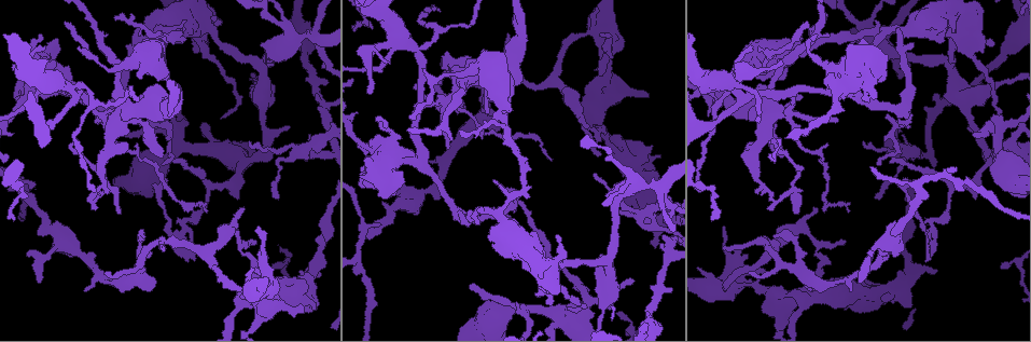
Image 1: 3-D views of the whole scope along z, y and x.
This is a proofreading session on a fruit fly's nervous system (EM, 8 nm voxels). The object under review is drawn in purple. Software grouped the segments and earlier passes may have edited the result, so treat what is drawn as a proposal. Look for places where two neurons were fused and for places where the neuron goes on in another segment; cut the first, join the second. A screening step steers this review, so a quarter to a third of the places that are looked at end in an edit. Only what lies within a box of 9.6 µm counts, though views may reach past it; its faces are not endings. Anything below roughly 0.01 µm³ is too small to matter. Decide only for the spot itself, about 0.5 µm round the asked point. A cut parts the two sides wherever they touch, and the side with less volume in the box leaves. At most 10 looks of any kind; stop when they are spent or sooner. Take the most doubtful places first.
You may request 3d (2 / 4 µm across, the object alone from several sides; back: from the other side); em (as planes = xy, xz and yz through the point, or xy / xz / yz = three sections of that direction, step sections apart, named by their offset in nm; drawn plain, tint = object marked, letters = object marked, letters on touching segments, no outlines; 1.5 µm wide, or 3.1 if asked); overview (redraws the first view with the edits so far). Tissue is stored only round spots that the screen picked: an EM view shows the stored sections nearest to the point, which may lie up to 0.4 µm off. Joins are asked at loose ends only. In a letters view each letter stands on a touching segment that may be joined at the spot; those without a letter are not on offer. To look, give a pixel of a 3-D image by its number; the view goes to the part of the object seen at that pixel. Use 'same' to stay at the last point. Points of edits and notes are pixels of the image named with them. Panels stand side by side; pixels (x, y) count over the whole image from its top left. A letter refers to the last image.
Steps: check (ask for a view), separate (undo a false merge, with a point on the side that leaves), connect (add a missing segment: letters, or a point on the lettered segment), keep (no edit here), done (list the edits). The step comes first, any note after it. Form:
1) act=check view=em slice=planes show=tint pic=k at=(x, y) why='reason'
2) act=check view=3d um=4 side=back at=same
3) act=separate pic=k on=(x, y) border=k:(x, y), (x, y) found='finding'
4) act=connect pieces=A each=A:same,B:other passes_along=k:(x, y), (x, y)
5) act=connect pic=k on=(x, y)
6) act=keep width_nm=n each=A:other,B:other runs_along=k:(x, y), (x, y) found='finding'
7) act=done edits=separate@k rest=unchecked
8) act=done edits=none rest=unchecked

act=check view=em slice=planes show=tint pic=1 at=(610, 279) why='a fork'

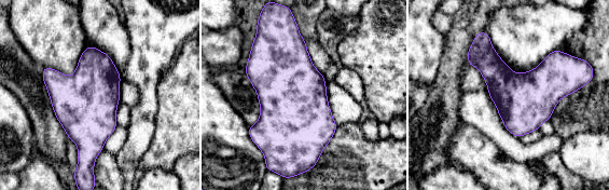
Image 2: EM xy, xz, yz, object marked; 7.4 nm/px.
act=check view=em slice=planes show=letters at=same

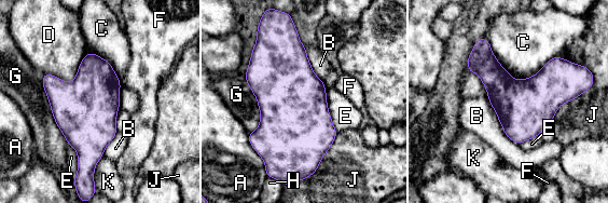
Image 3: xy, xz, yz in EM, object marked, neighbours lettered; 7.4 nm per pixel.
act=keep width_nm=420 each=A:other,B:other,C:other,D:other,E:other,F:other,G:other,H:other,J:other,K:other border=3:(326, 88), (327, 108), (337, 132) found='continuous, no second neuron'

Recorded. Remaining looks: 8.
act=check view=em slice=planes show=tint pic=1 at=(758, 180) why='calibre changes'

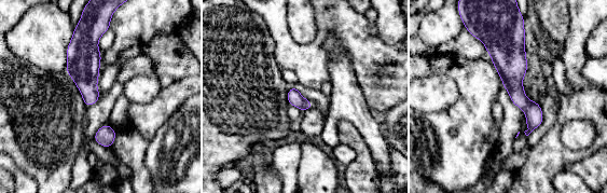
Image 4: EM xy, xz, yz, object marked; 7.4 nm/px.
act=check view=em slice=planes show=letters at=same

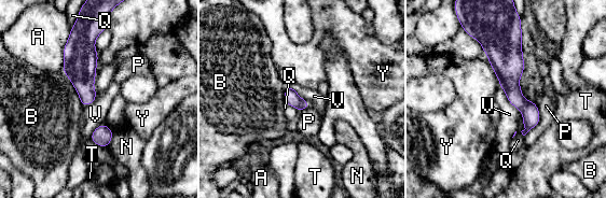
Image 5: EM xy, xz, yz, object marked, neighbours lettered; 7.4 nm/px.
act=keep width_nm=110 each=A:other,B:other,N:other,P:other,Q:other,T:other,V:other,Y:other runs_along=5:(515, 32), (511, 87), (527, 127) found='all the same neuron'

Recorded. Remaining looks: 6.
act=check view=em slice=planes show=letters pic=1 at=(416, 102) why='two arms in line, one across'

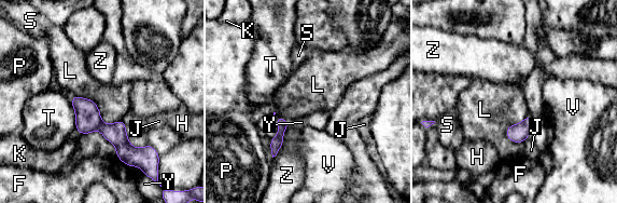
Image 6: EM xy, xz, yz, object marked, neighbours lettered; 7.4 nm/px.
act=keep width_nm=50 each=F:other,H:other,J:other,K:other,L:other,P:other,S:other,T:other,V:other,Y:other,Z:other runs_along=6:(73, 98), (123, 144) found='continuous, no second neuron'

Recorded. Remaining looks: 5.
act=check view=3d um=4 pic=1 at=(908, 179) why='tapers out'

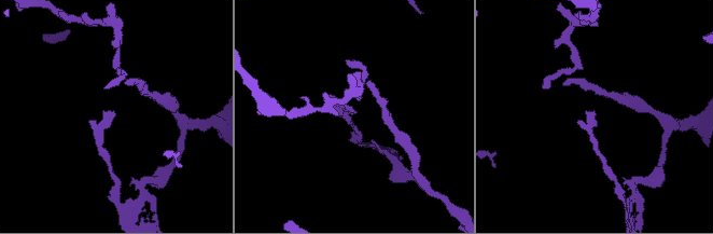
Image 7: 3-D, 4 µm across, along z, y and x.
act=check view=em slice=xy step=8 show=tint pic=7 at=(113, 113) why='shape alone is not enough'

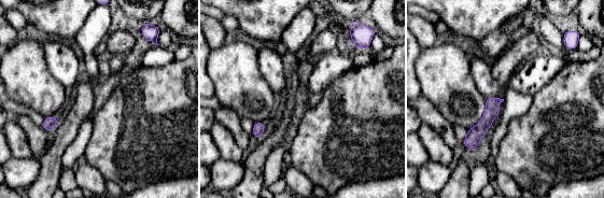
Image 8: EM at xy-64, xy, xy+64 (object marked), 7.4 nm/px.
act=check view=em slice=planes show=letters at=same

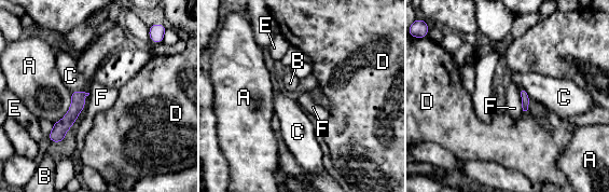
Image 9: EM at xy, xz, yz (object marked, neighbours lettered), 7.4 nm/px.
act=keep each=A:other,B:other,C:other,D:other,E:other,F:other found='none of them fits'

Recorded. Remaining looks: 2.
act=done edits=none rest=unchecked

